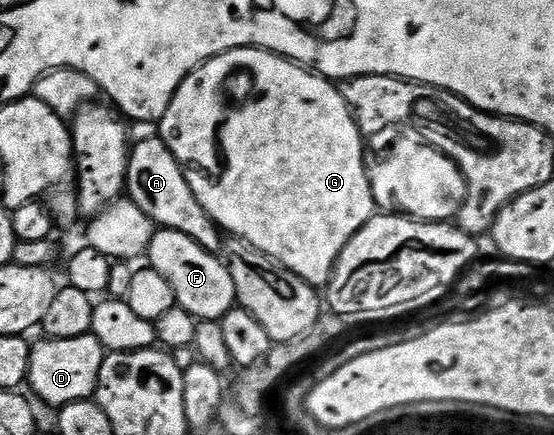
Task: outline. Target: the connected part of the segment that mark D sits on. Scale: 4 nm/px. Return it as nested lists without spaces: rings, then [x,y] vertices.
[[[92,335],[70,339],[42,339],[30,351],[28,385],[46,405],[61,407],[68,403],[91,400],[98,392],[100,367],[107,350]]]

